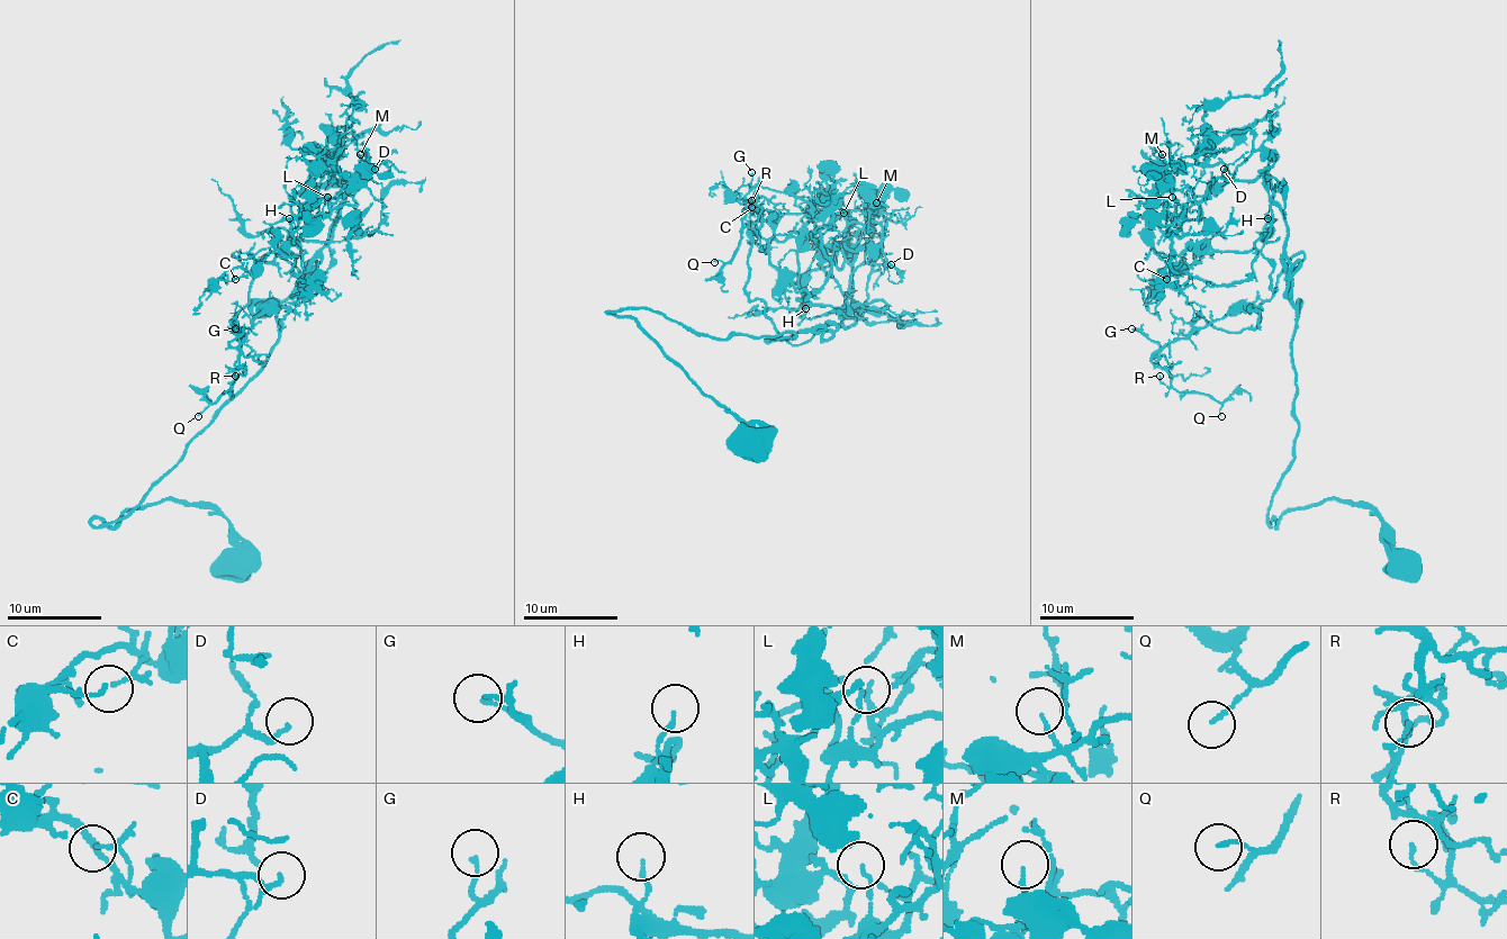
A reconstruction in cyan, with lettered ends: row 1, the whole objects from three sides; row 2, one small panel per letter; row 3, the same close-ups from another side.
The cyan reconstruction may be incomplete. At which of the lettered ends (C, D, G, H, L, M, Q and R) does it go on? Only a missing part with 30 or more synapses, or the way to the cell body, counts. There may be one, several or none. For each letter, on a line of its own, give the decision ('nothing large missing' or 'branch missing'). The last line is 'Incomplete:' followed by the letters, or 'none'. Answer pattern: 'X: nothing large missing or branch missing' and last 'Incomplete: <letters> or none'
C: nothing large missing
D: nothing large missing
G: nothing large missing
H: nothing large missing
L: nothing large missing
M: nothing large missing
Q: nothing large missing
R: branch missing
Incomplete: R

